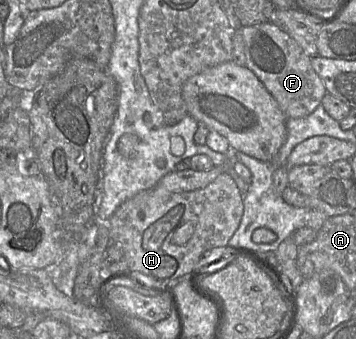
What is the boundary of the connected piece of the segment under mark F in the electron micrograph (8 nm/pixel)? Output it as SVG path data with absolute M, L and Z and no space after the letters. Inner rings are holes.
M269 21L243 26L241 34L245 66L263 83L286 118L302 118L311 114L327 93L321 78L311 66L311 57L288 34Z

